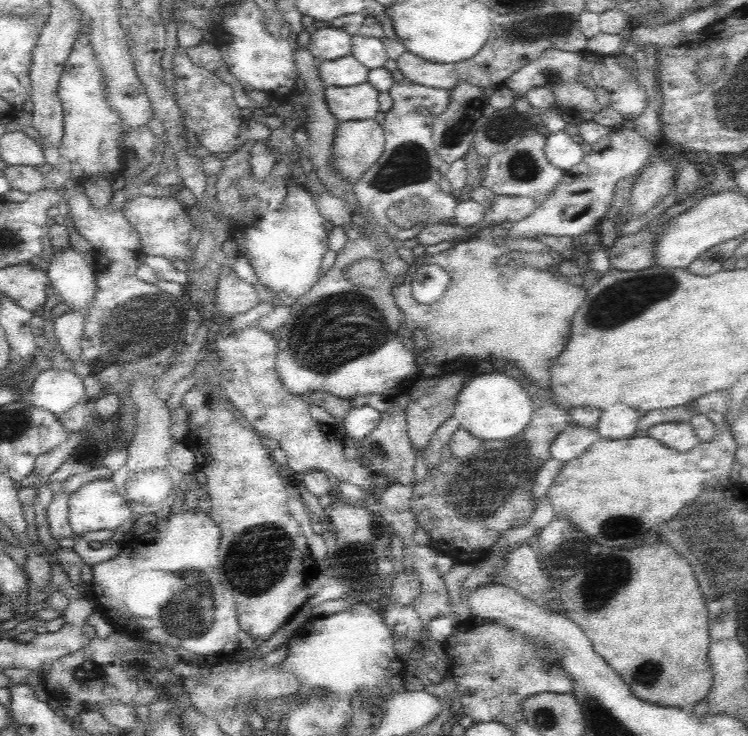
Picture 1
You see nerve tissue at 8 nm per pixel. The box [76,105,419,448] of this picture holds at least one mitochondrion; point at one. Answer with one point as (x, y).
(142, 327)

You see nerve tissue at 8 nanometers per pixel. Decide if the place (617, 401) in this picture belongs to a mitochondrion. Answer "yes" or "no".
no

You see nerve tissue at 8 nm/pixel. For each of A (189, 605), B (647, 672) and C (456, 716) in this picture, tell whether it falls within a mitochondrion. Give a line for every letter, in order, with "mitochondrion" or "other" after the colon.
A: mitochondrion
B: mitochondrion
C: other

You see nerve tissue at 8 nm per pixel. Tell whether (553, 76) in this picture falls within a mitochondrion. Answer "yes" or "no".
yes

